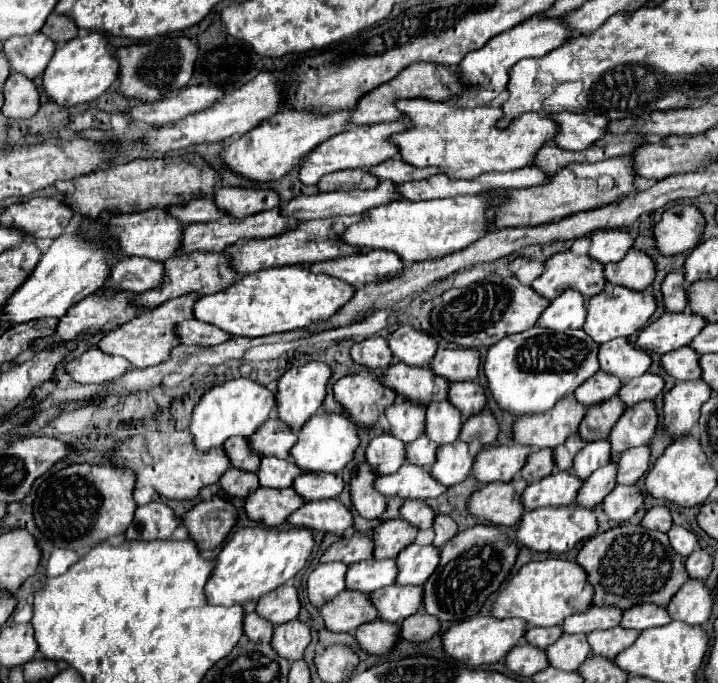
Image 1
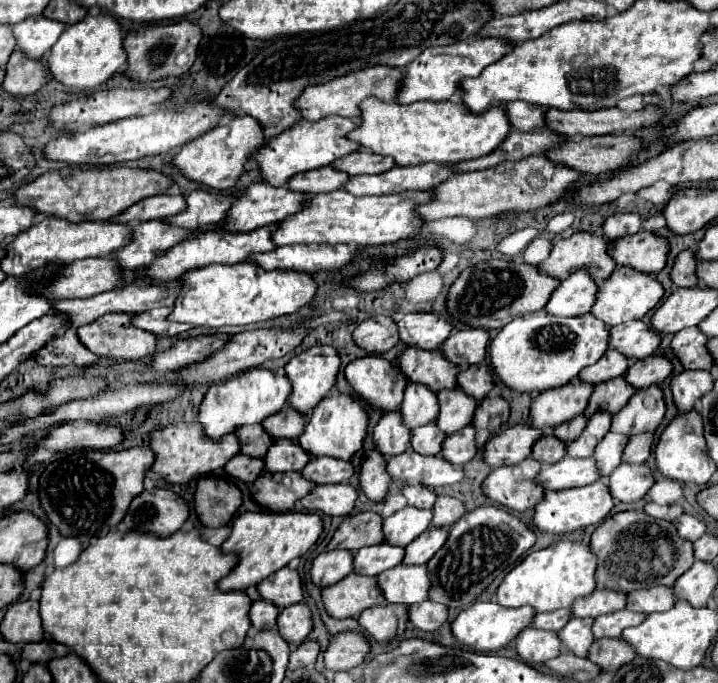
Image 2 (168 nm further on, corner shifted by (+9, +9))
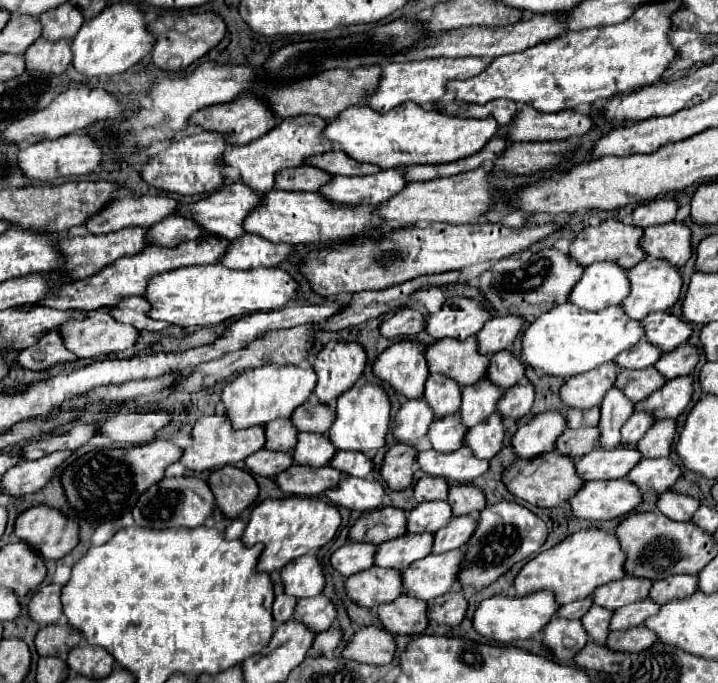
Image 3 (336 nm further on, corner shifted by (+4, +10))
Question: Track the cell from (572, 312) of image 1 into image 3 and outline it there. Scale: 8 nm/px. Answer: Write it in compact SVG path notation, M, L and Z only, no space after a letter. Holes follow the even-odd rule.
M593 263L583 269L581 279L571 289L569 301L585 311L599 311L619 305L629 293L627 271L615 263Z

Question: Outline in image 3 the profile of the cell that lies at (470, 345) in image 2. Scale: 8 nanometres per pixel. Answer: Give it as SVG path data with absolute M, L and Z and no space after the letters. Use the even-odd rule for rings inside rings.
M505 315L505 317L493 317L489 319L483 329L475 335L477 339L477 351L481 355L495 355L501 349L507 349L517 333L521 331L523 319L515 315Z

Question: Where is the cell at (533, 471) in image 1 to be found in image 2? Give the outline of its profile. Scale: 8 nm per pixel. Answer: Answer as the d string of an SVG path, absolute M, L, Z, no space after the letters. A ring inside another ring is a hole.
M546 432L532 448L532 458L542 464L554 464L560 462L566 456L566 442L560 438L554 438L552 432Z

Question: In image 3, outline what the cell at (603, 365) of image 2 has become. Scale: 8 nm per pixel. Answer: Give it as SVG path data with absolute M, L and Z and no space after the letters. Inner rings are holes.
M641 339L639 343L635 343L633 349L619 353L615 365L621 369L645 369L651 367L659 357L661 357L659 349L655 349L655 345Z

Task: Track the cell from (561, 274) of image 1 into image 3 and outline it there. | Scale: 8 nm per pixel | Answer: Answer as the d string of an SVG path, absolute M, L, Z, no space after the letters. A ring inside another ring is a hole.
M607 219L607 221L599 223L597 227L585 227L571 243L569 257L583 267L587 267L595 261L613 261L623 269L631 269L633 265L637 265L639 261L645 259L645 253L639 249L641 233L643 233L643 229L633 229L633 225L623 225L615 219Z

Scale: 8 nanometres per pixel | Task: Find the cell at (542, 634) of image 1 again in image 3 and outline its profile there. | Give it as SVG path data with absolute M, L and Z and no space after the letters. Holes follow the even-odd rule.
M591 597L581 599L581 601L573 601L573 603L567 603L567 605L561 605L557 609L557 617L563 617L563 619L581 619L589 611L591 605L593 605Z

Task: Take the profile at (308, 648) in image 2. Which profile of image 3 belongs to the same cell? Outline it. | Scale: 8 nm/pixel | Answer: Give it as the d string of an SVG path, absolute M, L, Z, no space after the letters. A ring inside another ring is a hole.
M331 627L331 629L327 629L327 631L323 631L323 633L319 633L315 637L315 641L313 641L313 645L311 645L311 649L309 649L307 655L311 655L311 657L333 655L335 647L339 645L339 641L341 641L341 629Z

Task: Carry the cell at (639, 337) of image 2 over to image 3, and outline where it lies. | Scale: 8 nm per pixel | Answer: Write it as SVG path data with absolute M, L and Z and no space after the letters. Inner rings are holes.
M651 313L641 319L641 327L645 331L645 341L659 347L663 353L675 349L691 335L691 325L671 313Z

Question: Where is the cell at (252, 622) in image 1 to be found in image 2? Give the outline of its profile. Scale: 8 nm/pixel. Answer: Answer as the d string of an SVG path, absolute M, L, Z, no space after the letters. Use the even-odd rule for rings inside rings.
M258 600L252 604L250 608L250 620L252 626L258 630L270 630L276 626L276 618L278 618L278 608L266 600Z

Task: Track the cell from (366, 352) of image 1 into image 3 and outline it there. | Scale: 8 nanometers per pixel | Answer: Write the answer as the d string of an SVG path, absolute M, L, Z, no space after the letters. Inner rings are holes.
M399 309L397 313L387 315L381 325L379 333L387 339L399 339L399 337L415 337L419 331L423 331L423 313L415 309Z

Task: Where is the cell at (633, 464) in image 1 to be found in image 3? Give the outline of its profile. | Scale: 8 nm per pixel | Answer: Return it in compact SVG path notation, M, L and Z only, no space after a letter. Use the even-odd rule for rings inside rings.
M673 419L655 421L651 425L651 429L643 435L643 439L637 443L637 451L649 459L667 457L665 453L671 451L673 437L675 437L675 421Z

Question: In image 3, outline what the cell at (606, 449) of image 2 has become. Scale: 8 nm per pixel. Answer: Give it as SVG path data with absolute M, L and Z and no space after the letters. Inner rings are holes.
M633 413L627 423L621 427L621 443L635 447L637 441L645 435L645 431L653 425L653 419L647 413Z

